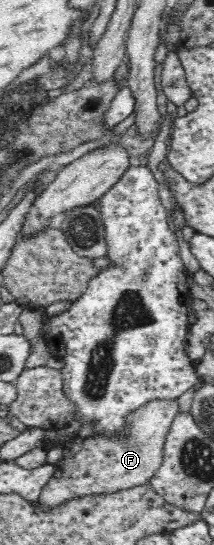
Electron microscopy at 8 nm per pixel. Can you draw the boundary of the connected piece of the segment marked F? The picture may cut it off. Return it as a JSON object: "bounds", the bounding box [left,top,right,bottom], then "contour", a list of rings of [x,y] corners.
{"bounds":[40,399,177,512],"contour":[[[176,399],[155,400],[128,416],[126,423],[130,428],[125,430],[127,435],[123,439],[96,434],[84,438],[78,451],[56,463],[53,478],[40,494],[40,506],[48,512],[50,508],[60,506],[70,498],[114,493],[148,484],[162,464],[166,435],[177,414]]]}

